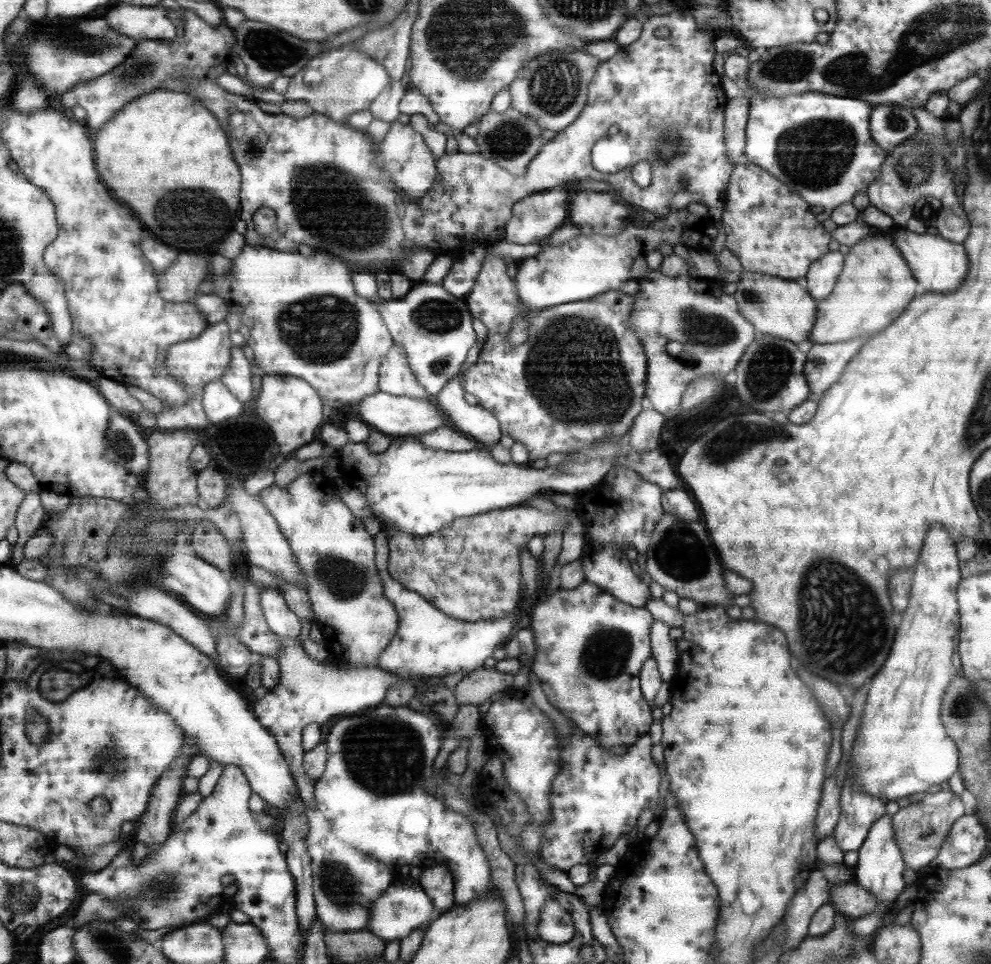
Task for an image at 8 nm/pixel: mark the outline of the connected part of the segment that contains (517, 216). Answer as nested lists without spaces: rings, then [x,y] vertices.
[[[564,185],[531,194],[514,206],[504,241],[519,245],[540,244],[569,218],[569,200]]]

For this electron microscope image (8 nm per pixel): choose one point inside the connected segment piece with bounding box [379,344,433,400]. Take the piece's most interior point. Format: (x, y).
(395, 377)

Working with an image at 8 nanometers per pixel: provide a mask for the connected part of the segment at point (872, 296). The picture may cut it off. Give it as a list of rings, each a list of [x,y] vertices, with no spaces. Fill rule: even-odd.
[[[890,232],[862,238],[847,254],[834,292],[824,300],[816,301],[816,318],[807,346],[836,344],[853,338],[866,339],[876,332],[880,333],[896,321],[914,300],[914,292],[917,291],[914,277],[906,259],[892,242]]]

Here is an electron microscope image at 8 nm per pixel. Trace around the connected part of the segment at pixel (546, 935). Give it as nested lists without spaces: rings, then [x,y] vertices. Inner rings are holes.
[[[547,900],[537,924],[540,938],[552,944],[564,944],[575,935],[575,923],[570,913],[556,901]]]

